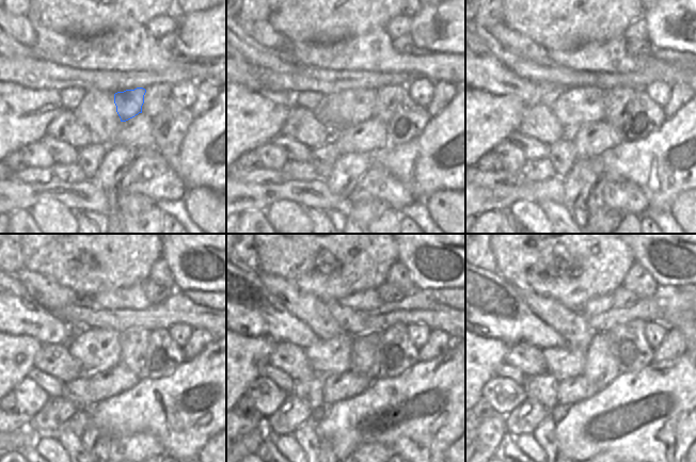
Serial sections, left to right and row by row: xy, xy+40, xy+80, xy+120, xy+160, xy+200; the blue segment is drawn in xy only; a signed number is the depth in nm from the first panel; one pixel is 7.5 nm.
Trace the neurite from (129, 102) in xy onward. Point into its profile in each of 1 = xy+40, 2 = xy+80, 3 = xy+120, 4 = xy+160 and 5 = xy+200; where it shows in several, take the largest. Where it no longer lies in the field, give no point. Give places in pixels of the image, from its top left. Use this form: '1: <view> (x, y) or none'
1: xy+40 (335, 111)
2: xy+80 (576, 107)
3: xy+120 (97, 349)
4: xy+160 (334, 355)
5: xy+200 (566, 362)

